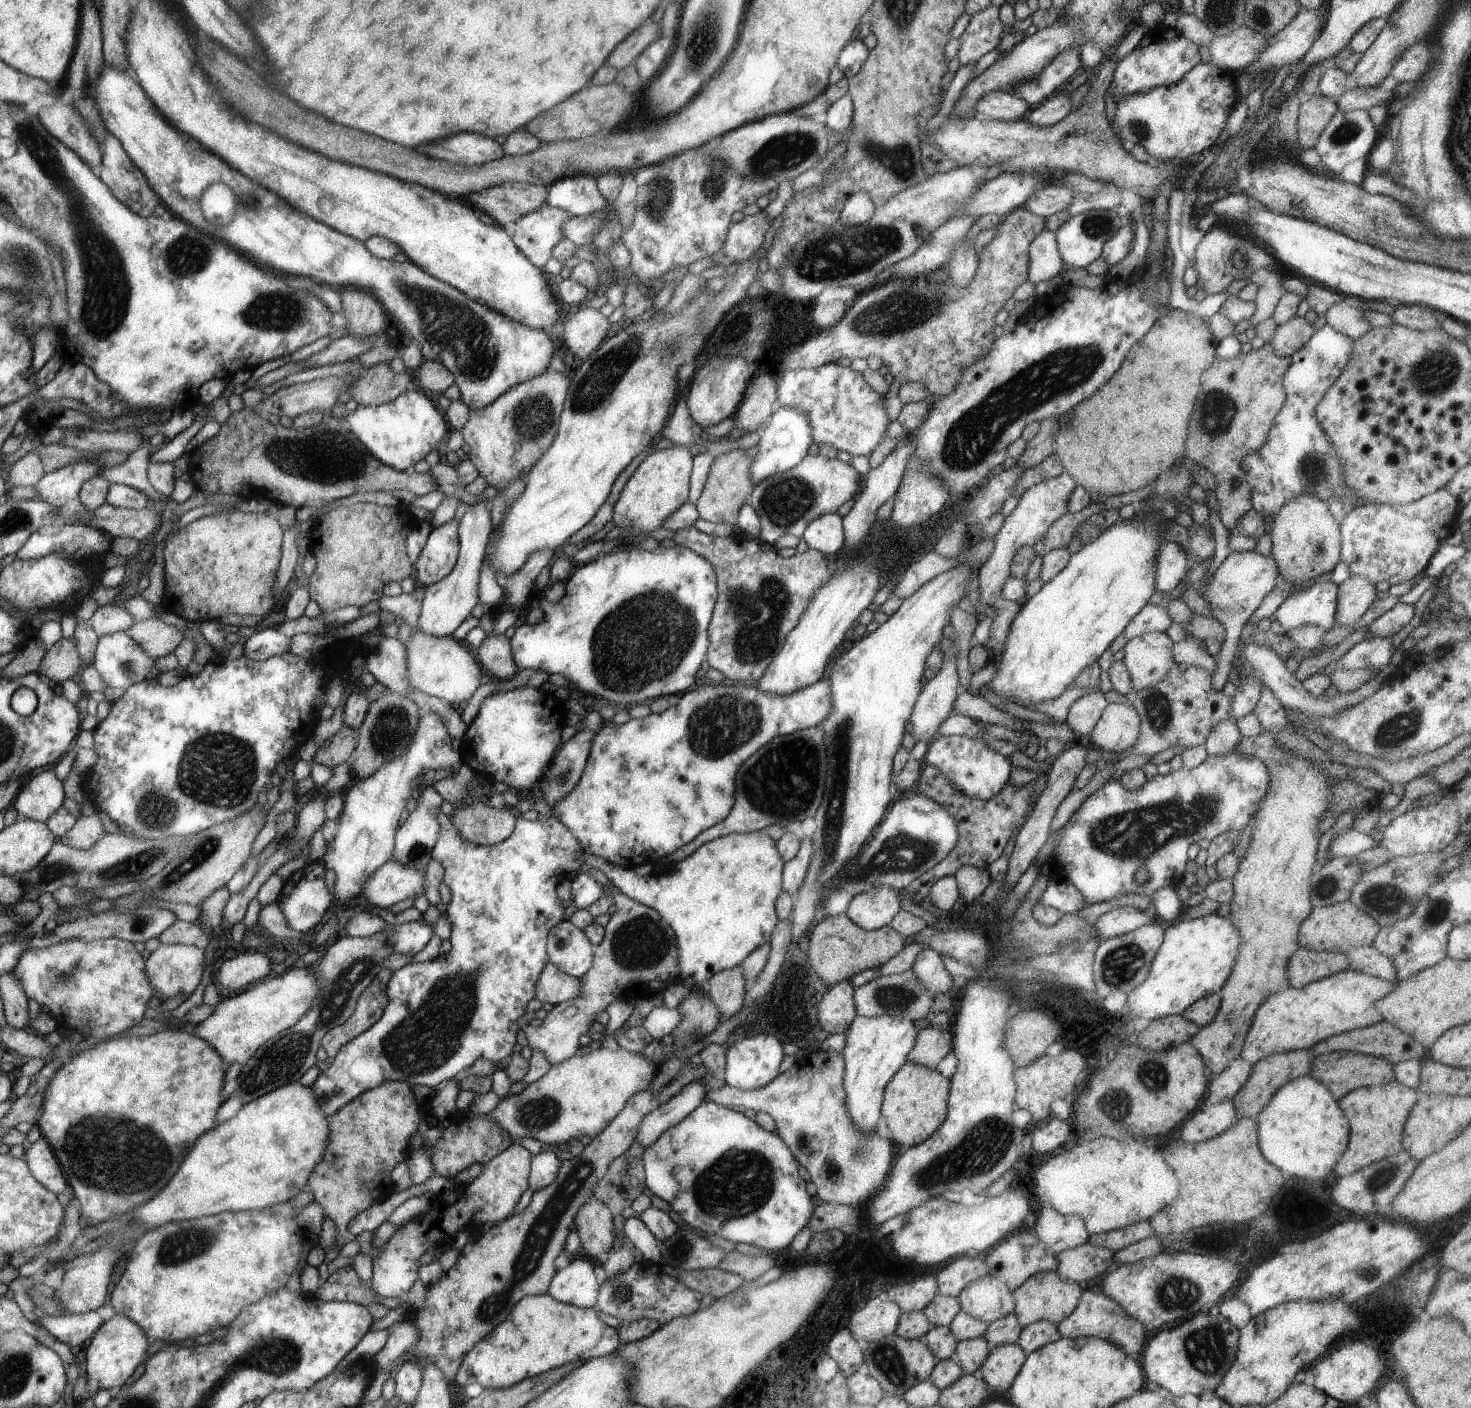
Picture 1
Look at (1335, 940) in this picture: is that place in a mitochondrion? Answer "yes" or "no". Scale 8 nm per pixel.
no

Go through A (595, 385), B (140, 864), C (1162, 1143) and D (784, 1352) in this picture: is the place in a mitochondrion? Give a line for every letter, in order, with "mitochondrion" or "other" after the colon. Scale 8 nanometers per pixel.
A: mitochondrion
B: mitochondrion
C: other
D: other

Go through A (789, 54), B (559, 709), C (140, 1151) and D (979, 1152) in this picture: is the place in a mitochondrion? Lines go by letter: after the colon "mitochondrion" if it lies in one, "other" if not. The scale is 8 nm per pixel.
A: other
B: other
C: mitochondrion
D: mitochondrion

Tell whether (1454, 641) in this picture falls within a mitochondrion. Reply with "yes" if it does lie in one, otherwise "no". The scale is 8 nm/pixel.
no

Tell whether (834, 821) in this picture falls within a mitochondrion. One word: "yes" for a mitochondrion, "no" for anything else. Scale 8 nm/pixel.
yes

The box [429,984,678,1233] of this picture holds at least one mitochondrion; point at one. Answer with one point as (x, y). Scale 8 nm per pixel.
(541, 1113)

